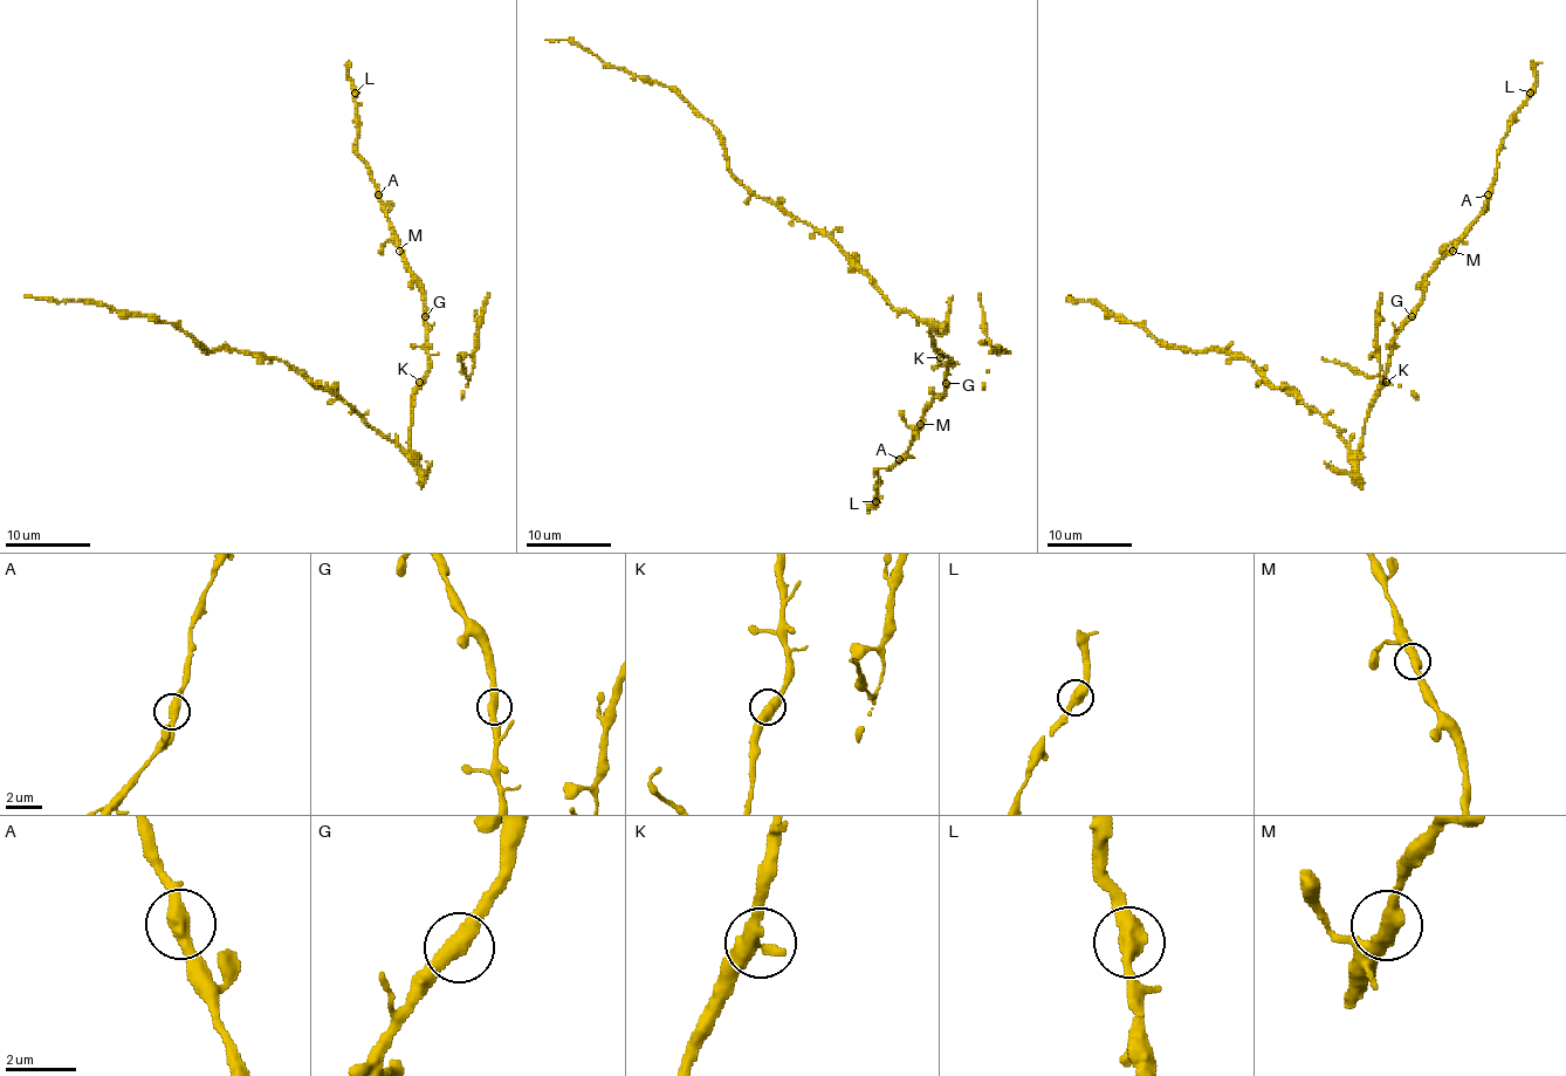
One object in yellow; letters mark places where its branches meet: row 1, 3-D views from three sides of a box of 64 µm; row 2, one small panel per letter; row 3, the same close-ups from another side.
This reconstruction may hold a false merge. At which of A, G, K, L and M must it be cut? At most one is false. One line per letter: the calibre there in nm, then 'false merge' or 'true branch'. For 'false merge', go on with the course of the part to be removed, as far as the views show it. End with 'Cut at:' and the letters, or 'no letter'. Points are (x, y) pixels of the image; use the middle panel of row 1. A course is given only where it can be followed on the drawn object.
A: 400 nm | true branch
G: 440 nm | true branch
K: 480 nm | true branch
L: 460 nm | true branch
M: 440 nm | true branch
Cut at: no letter

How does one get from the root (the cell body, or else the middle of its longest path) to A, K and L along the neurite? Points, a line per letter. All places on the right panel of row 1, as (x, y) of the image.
A: (1341, 438), (1358, 449), (1391, 342), (1420, 301), (1422, 278), (1488, 194)
K: (1341, 438), (1354, 453), (1358, 449), (1368, 404), (1386, 382)
L: (1341, 438), (1358, 449), (1391, 342), (1420, 301), (1422, 278), (1486, 203), (1508, 122), (1531, 93)

